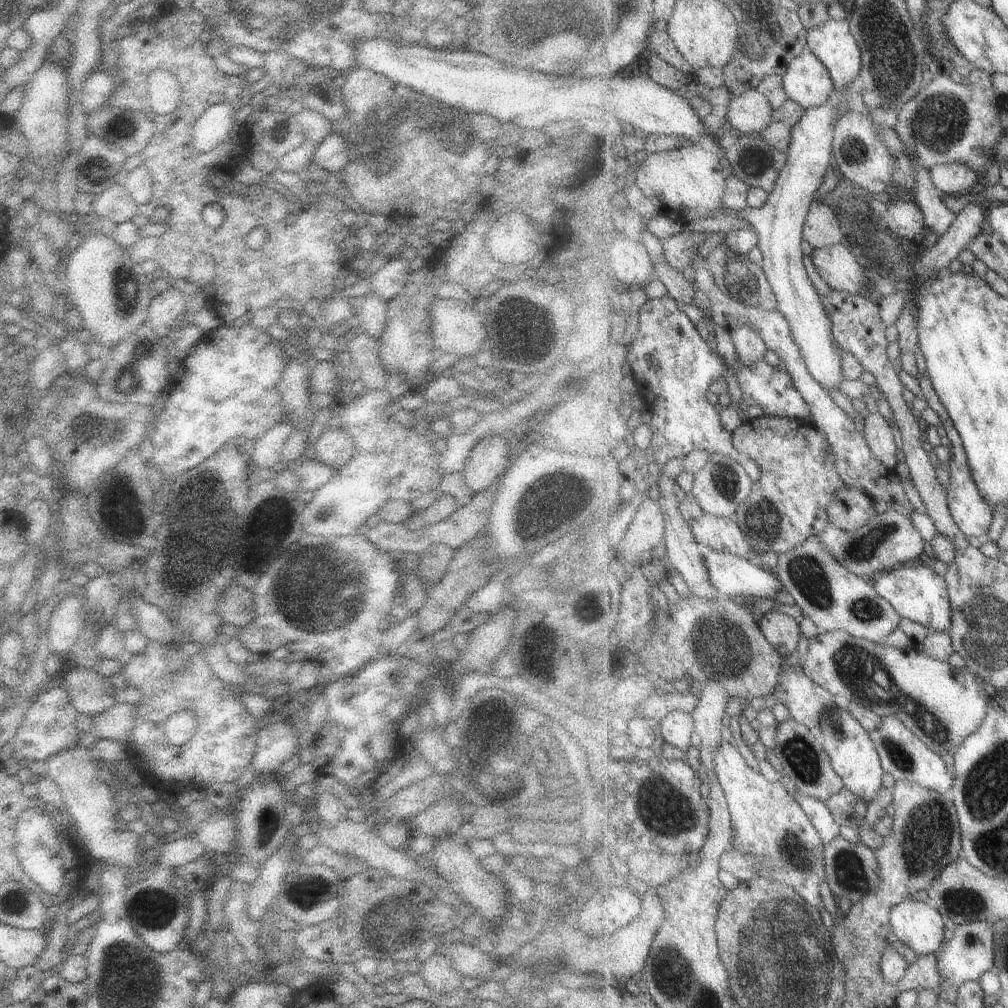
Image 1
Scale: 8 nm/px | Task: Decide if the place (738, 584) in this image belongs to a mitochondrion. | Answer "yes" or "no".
no

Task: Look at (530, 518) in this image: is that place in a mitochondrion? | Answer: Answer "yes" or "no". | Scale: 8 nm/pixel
yes

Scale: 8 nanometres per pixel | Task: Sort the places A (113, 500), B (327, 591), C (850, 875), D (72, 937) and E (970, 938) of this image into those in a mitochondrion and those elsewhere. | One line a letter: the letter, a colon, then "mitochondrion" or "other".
A: other
B: mitochondrion
C: mitochondrion
D: other
E: mitochondrion

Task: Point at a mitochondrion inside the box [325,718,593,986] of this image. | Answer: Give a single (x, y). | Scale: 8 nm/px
(388, 925)

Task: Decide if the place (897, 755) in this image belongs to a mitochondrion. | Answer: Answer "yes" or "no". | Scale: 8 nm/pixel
yes

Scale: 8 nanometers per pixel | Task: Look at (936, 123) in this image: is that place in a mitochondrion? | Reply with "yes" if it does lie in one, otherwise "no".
yes

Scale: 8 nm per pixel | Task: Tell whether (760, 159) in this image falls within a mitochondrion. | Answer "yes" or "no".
no

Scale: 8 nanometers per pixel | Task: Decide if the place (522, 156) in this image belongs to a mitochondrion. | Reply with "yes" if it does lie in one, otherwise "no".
no

